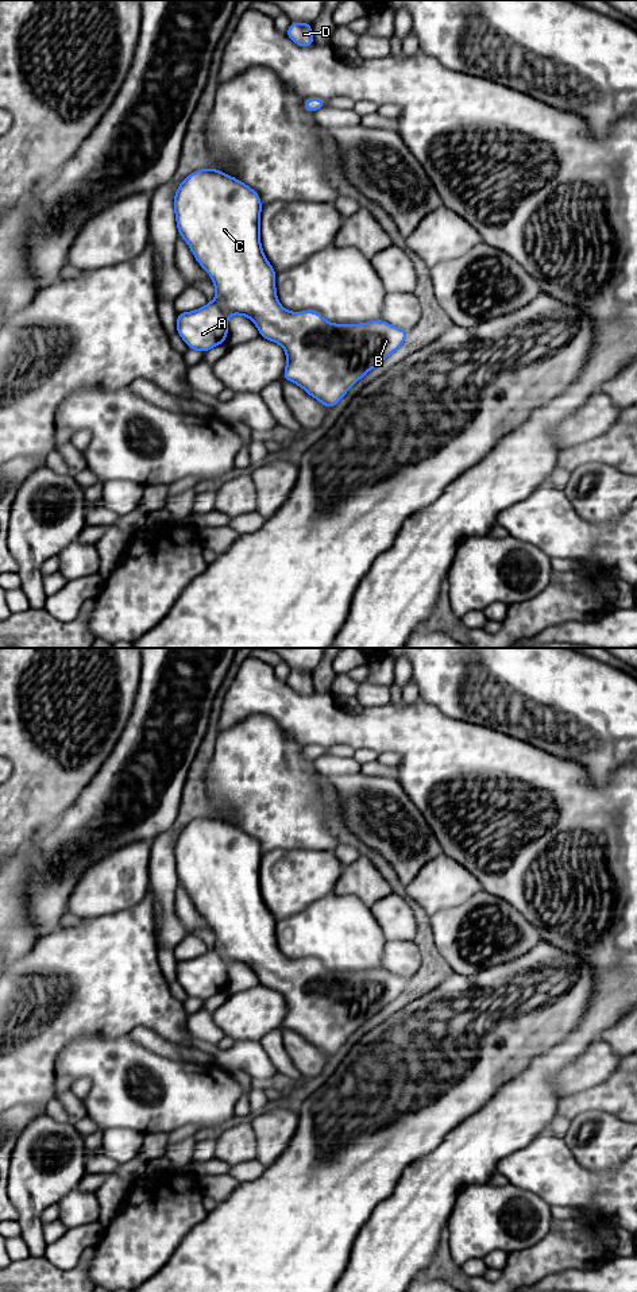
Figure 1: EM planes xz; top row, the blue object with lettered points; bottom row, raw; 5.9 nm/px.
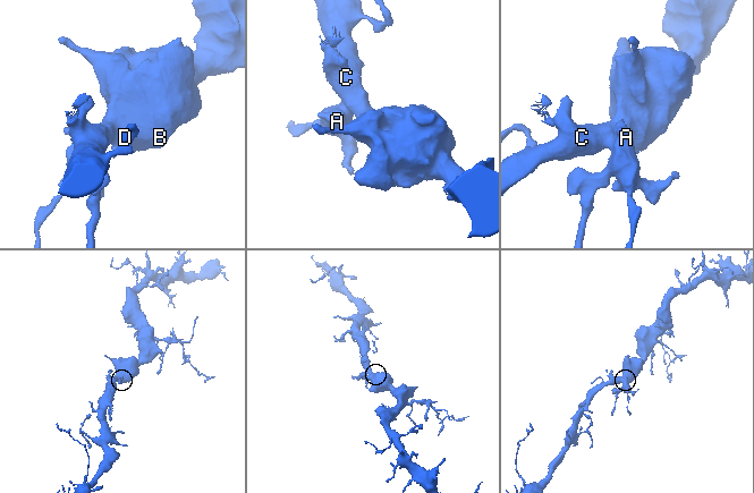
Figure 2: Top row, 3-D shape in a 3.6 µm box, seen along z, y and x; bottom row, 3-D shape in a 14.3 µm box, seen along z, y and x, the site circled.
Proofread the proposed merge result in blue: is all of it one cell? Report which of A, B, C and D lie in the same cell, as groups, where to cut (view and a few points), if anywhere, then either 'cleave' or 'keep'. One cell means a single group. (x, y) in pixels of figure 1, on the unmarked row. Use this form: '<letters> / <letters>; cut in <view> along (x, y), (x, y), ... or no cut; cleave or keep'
A B C D; no cut; keep

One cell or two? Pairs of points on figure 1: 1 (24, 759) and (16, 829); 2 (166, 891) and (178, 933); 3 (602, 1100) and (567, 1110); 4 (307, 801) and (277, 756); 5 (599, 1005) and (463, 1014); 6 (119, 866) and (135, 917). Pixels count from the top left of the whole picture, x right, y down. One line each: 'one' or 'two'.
1: one
2: one
3: one
4: one
5: two
6: two

